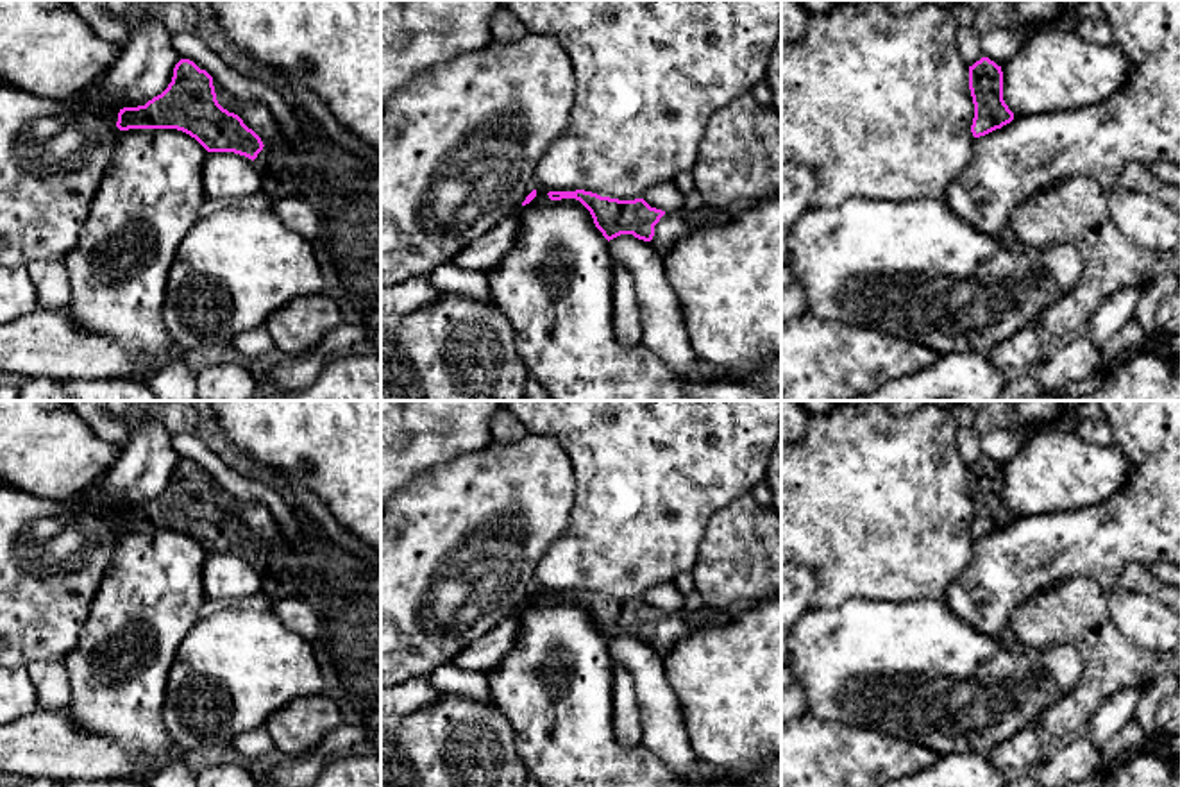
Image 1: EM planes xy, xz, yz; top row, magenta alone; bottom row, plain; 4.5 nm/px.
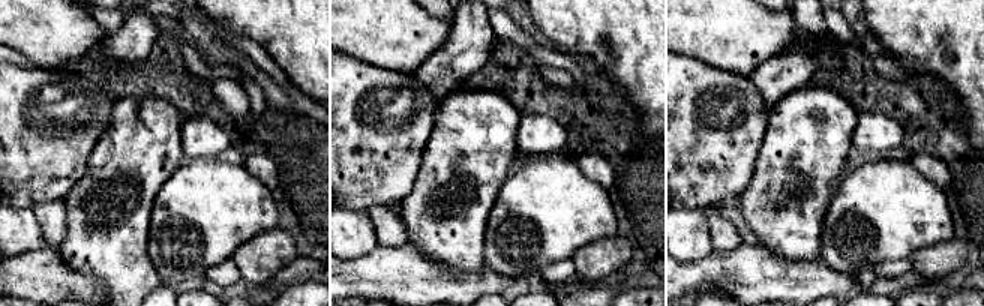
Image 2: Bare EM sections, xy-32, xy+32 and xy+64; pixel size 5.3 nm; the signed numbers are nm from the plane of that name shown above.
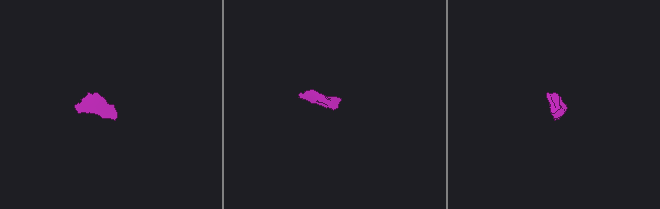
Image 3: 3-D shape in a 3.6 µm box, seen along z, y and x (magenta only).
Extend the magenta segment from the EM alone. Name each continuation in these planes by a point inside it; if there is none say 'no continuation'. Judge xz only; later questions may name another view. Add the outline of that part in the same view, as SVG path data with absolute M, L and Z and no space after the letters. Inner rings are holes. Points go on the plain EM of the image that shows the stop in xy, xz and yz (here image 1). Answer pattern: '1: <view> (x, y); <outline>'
1: xz (674, 626); M704 605L695 612L678 610L665 614L654 626L653 644L665 656L687 635L729 624L735 617L726 608L712 608Z

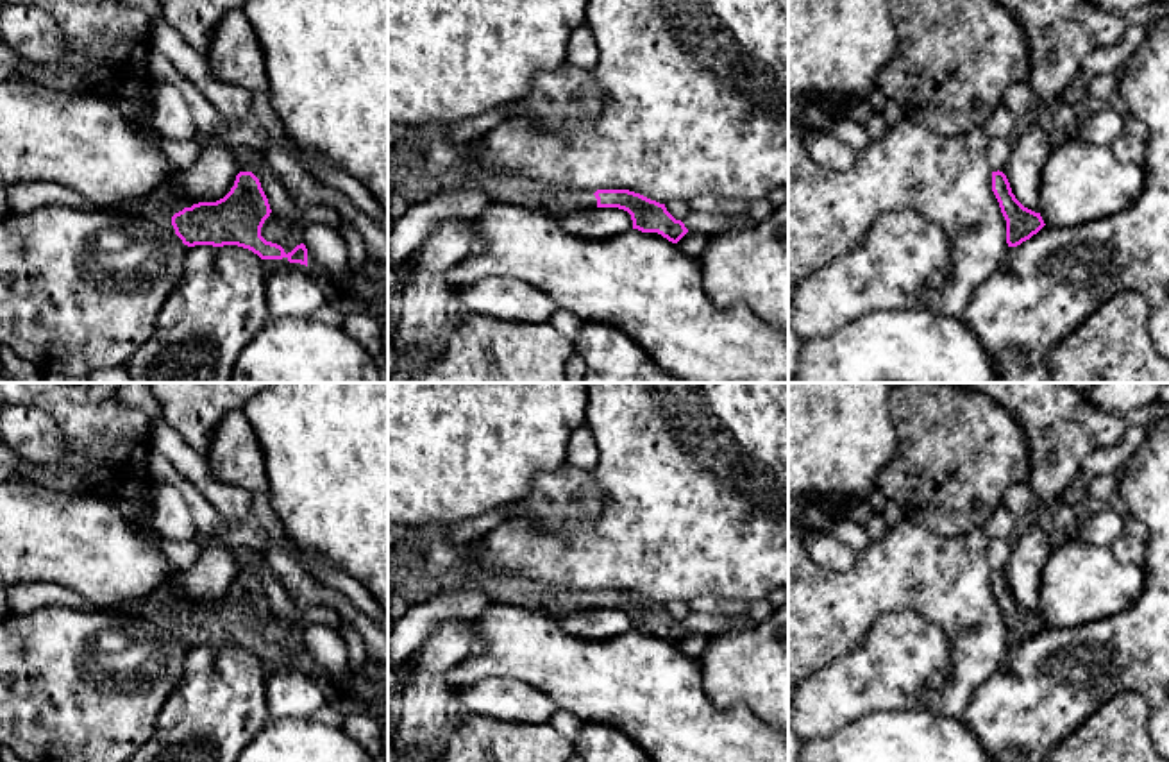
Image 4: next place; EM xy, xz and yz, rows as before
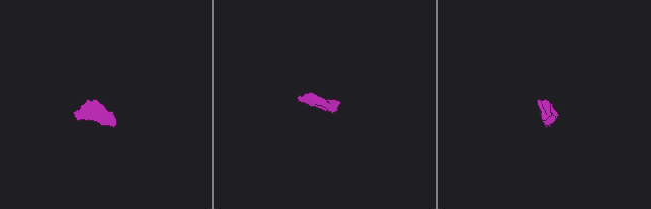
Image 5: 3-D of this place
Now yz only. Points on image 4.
no continuation

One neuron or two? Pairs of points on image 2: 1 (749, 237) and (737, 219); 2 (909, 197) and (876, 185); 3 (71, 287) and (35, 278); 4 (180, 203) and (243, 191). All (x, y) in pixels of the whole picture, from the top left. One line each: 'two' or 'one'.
1: one
2: one
3: one
4: one

